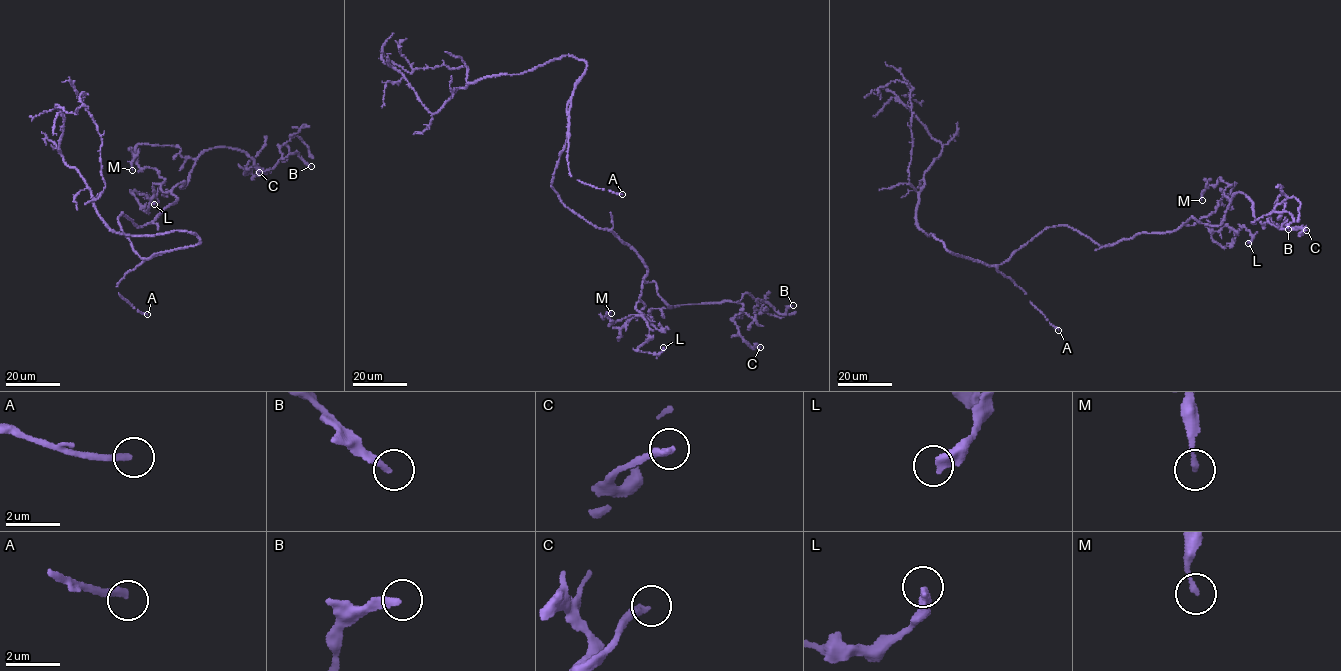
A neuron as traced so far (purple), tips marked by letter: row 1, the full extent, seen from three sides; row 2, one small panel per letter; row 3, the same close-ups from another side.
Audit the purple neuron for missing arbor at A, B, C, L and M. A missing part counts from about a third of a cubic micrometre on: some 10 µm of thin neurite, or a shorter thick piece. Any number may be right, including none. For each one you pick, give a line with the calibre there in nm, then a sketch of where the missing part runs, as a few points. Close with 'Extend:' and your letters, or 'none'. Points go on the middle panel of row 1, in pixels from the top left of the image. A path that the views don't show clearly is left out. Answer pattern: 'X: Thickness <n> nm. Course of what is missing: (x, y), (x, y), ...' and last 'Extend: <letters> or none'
A: Thickness 280 nm
Extend: A

